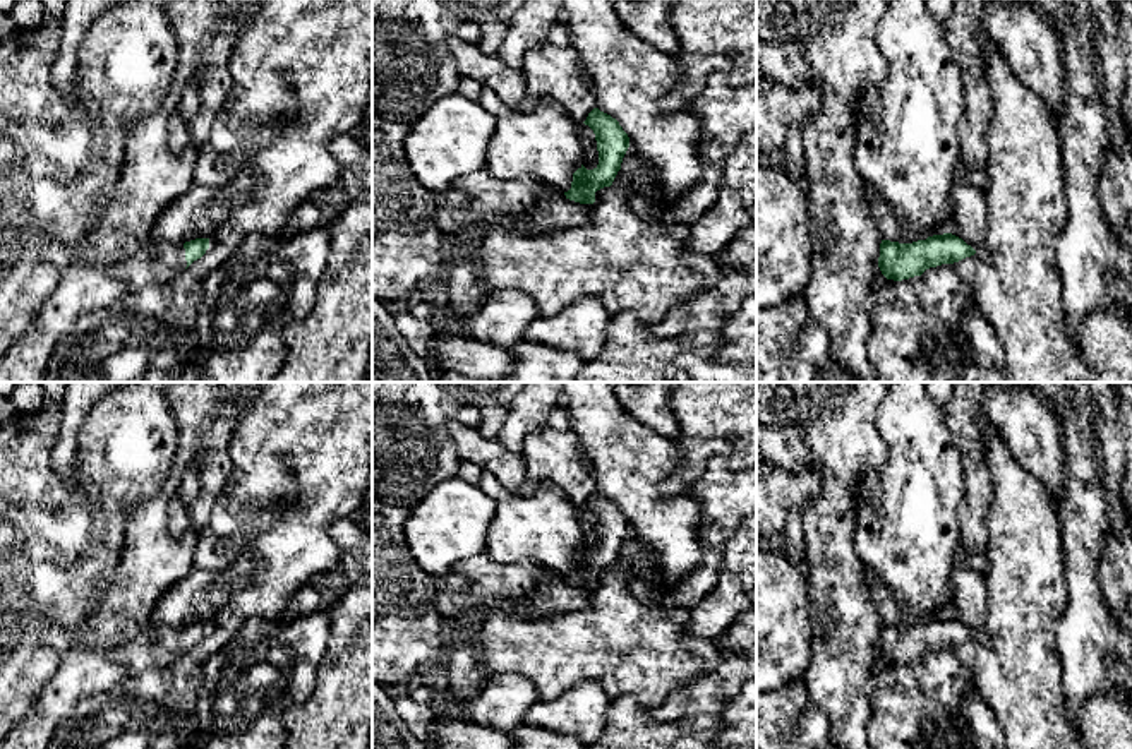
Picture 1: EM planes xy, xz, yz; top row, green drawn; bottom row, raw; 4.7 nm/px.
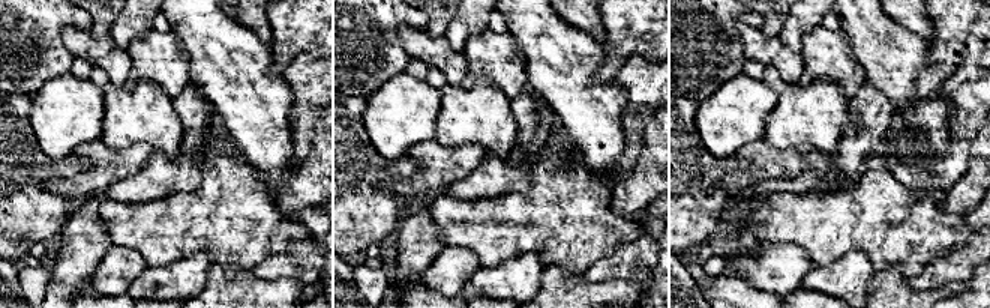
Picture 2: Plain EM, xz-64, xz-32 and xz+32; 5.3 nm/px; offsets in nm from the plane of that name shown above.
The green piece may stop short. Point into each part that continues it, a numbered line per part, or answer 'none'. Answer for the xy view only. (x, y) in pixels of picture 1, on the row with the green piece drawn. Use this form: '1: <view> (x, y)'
1: xy (155, 263)

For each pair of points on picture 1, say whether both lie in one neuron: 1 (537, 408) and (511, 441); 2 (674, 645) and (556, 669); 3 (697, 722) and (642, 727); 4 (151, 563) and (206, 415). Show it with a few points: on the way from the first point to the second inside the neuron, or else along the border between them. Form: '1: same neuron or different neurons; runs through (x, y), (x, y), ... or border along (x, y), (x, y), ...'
1: same neuron; runs through (529, 417), (513, 432)
2: same neuron; runs through (645, 645), (585, 647)
3: same neuron; runs through (683, 727), (656, 729)
4: same neuron; runs through (151, 527), (151, 518), (165, 497), (186, 451)

